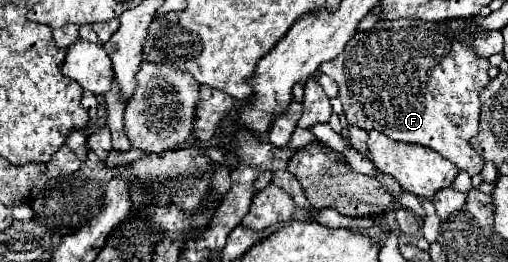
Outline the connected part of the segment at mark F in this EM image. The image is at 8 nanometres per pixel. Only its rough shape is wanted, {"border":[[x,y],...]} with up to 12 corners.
{"border":[[377,21],[319,71],[349,125],[485,161],[489,61],[445,23]]}

